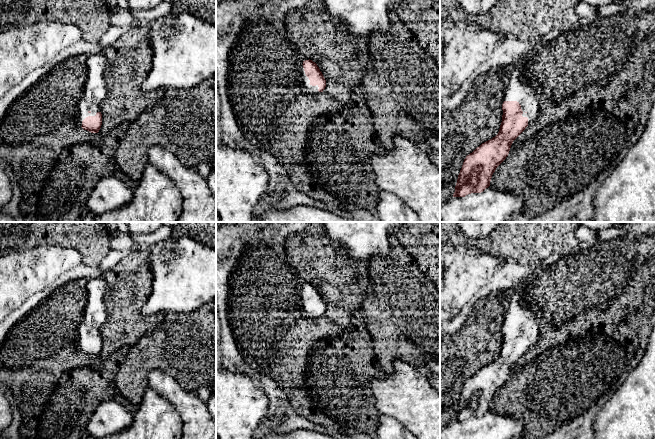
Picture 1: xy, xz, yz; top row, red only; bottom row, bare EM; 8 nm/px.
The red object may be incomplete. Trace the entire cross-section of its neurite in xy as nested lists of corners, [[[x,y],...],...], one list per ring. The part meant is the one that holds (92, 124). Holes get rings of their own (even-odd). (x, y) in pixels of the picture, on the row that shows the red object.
[[[102,51],[90,55],[86,64],[86,86],[78,103],[78,123],[84,130],[98,133],[102,125],[101,104],[107,94]]]

